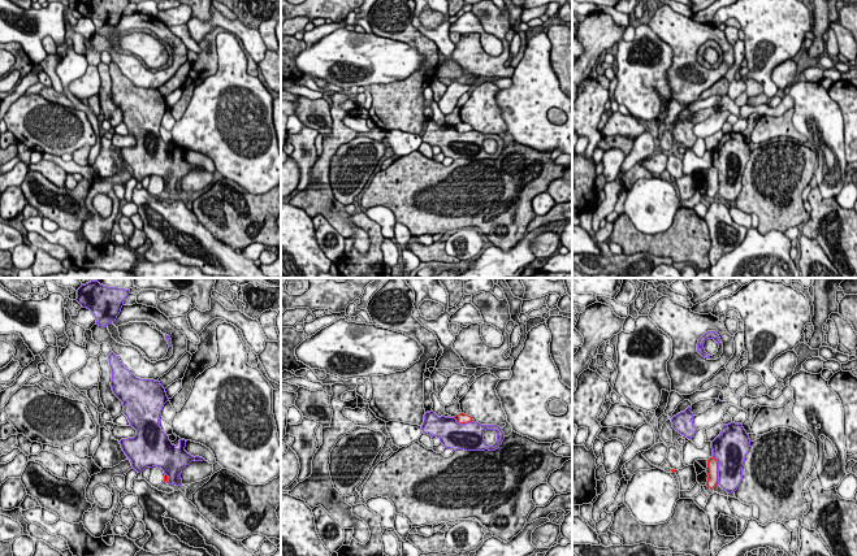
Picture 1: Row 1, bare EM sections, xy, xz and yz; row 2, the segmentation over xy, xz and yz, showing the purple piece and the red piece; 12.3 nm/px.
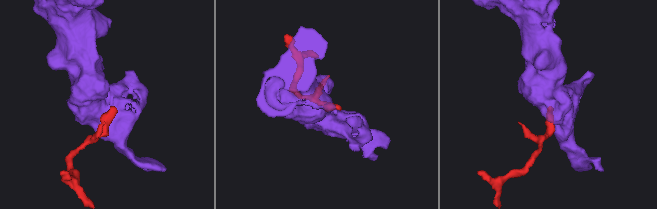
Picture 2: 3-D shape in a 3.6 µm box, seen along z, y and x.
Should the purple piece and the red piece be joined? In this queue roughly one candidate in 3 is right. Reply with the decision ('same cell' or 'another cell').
same cell

